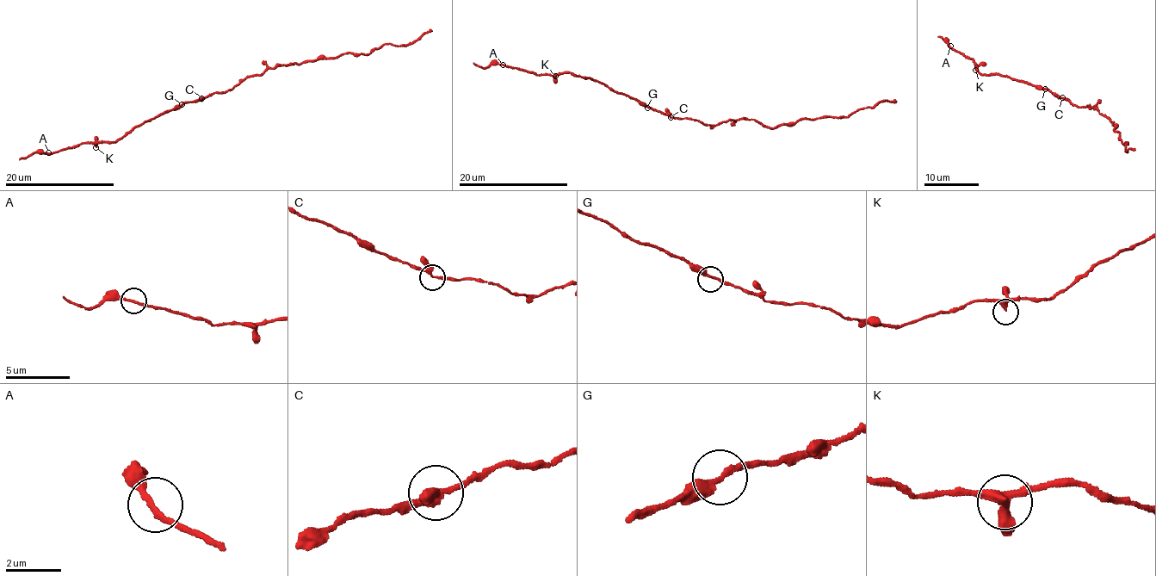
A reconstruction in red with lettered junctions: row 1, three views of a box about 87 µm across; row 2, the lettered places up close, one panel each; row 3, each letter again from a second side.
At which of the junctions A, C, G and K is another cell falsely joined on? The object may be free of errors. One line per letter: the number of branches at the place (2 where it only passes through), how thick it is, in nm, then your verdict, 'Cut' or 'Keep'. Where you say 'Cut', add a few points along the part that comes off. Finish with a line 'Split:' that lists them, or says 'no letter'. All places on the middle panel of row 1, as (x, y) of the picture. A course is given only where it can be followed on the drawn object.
A: Branches: 2. Thickness 190 nm. Keep
C: Branches: 3. Thickness 200 nm. Keep
G: Branches: 2. Thickness 200 nm. Keep
K: Branches: 3. Thickness 220 nm. Keep
Split: no letter

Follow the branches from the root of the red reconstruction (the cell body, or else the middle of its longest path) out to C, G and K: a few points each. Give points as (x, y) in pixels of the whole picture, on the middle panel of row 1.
C: (687, 118), (670, 117)
G: (687, 118), (673, 118), (647, 108)
K: (687, 118), (673, 118), (654, 111), (589, 78), (570, 72), (555, 76)

